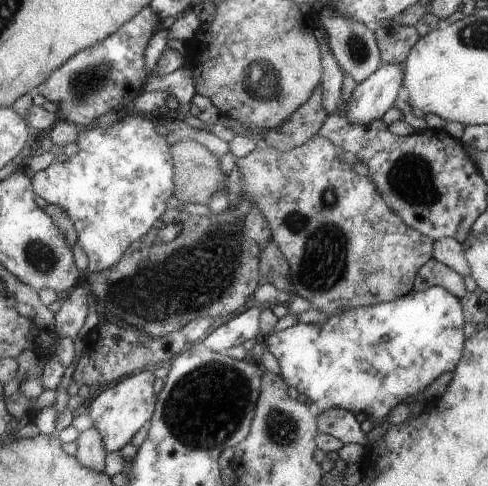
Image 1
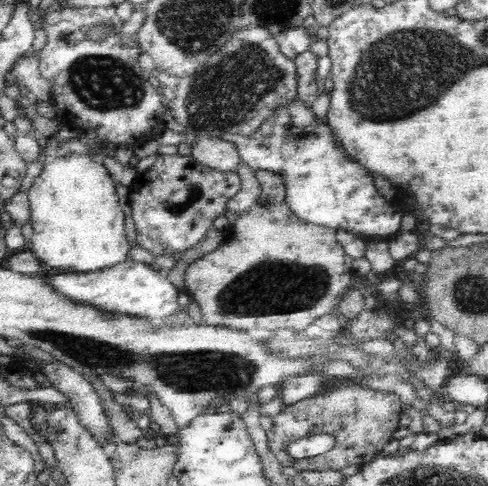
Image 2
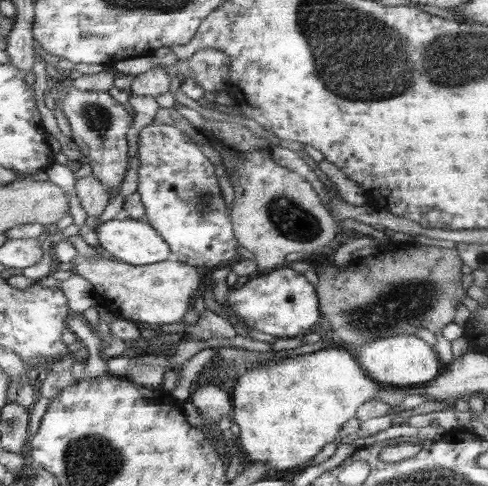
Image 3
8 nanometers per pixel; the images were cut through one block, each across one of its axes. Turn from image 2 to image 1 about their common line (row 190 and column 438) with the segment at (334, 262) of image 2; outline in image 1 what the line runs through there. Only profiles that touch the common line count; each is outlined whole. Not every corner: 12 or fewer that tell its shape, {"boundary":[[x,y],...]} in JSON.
{"boundary":[[429,260],[419,272],[415,290],[435,286],[465,298],[465,276],[439,262]]}

